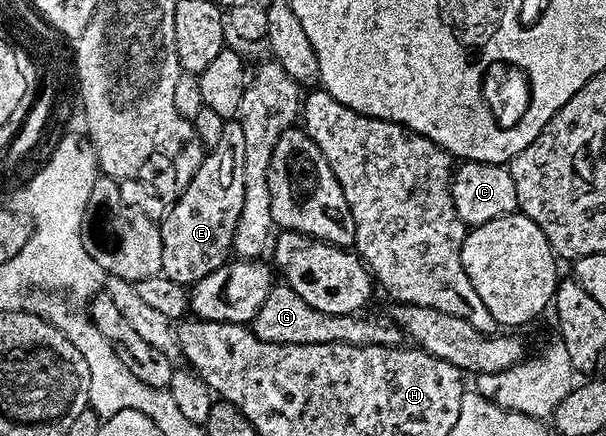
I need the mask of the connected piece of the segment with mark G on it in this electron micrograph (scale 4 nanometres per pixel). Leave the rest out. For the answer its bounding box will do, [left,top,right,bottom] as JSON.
[250,283,402,345]

